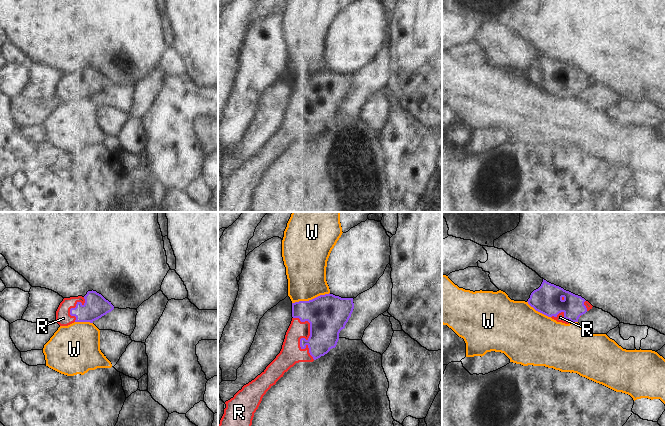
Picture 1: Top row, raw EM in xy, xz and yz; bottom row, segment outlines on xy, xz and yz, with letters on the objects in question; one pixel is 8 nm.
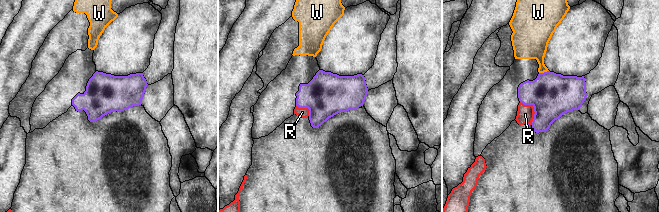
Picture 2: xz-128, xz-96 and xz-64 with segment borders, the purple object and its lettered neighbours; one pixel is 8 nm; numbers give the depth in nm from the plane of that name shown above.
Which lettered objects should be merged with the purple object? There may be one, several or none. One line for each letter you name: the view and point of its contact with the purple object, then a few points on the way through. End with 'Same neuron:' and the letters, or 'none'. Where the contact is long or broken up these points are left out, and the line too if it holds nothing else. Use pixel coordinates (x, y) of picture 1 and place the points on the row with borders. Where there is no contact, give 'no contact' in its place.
R: contact xz (305, 339); way xz (327, 317), (305, 339), (291, 353)
Same neuron: R

